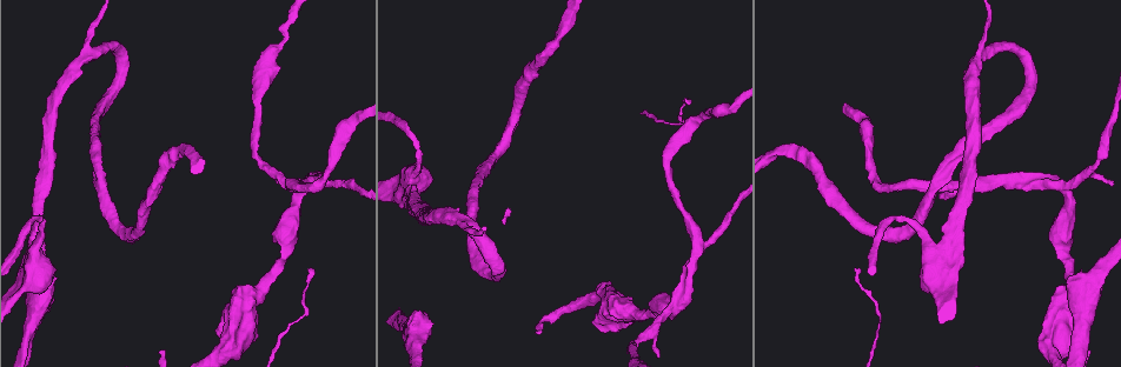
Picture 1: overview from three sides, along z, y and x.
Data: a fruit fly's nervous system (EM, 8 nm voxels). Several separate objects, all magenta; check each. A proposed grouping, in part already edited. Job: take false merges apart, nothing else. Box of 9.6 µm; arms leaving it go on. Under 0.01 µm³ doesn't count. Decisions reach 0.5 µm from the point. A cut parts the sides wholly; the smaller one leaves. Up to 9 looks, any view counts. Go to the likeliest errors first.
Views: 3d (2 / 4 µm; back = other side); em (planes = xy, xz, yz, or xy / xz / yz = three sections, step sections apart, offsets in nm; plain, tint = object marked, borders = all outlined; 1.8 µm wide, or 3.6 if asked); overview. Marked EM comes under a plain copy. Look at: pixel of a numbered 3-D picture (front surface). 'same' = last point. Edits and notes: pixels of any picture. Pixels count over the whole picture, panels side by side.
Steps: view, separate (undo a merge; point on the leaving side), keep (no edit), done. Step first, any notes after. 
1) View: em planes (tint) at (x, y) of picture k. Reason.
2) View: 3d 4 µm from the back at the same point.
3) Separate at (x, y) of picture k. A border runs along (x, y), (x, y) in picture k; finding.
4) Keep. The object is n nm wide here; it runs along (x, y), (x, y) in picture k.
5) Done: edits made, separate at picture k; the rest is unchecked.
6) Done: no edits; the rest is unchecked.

View: 3d 2 µm from the back at (1007, 178) of picture 1. Three-way junction.

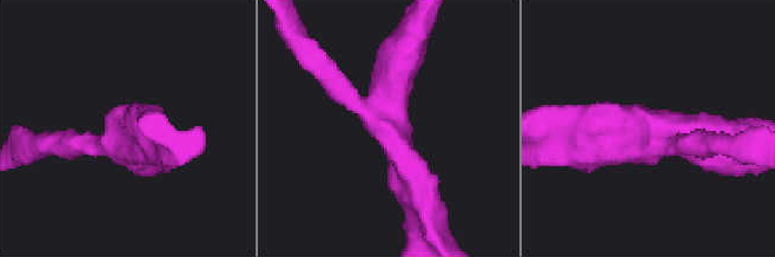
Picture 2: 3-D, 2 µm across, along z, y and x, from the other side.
View: em planes (tint) at (394, 122) of picture 2. 3 arms meet here; the arms are 190, 220, 300 nm wide; need the tissue.

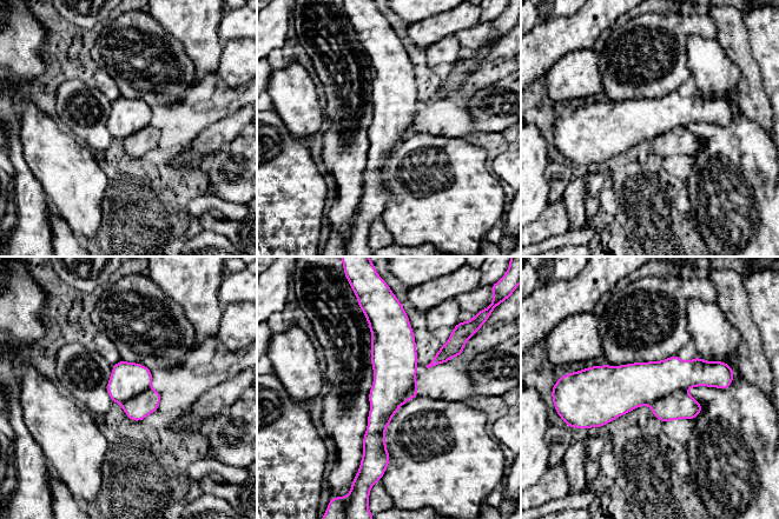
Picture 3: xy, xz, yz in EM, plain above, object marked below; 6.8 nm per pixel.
Separate at (632, 385) of picture 3. The object is 300 nm wide here; a border runs along (685, 390), (675, 390), (648, 405) in picture 3; a second neuron is stuck on.

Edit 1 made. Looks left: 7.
View: em 3.6 µm planes (tint) at (31, 251) of picture 1. Thick turns thin.

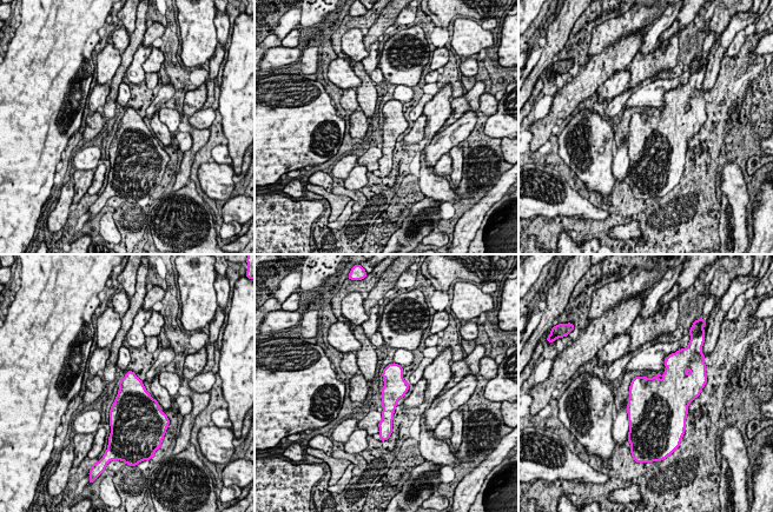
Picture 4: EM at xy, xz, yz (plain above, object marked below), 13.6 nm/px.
Keep. One neuron here.

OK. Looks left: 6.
View: em xz step 4 (tint) at (469, 223) of picture 1. Three arms meet.

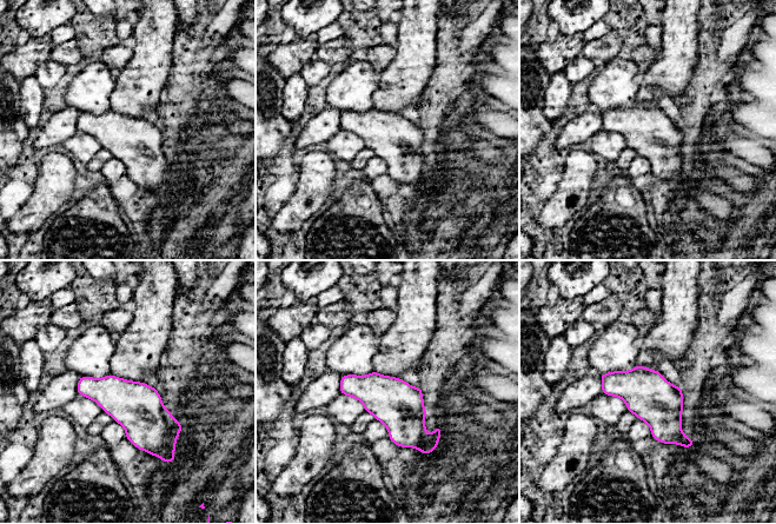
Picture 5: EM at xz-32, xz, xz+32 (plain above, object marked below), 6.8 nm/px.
View: em planes (borders) at the same point. Another direction.

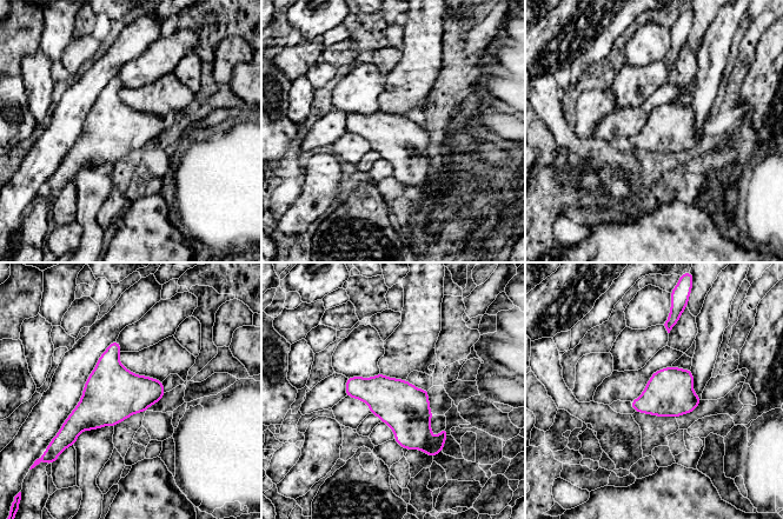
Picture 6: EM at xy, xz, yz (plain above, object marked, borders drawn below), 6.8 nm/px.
Keep. One neuron here.

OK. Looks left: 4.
View: 3d 4 µm at (1085, 324) of picture 1. Thick turns thin.

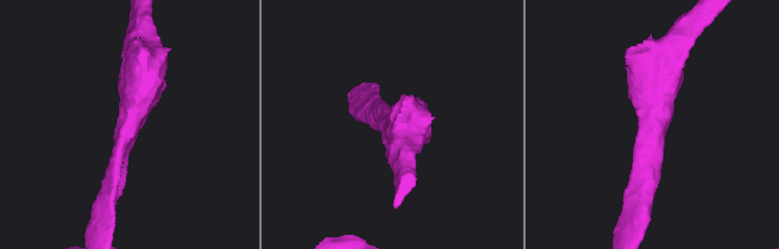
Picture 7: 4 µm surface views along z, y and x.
View: em 3.6 µm xy step 4 (tint) at (652, 129) of picture 7. The arms are 240, 650 nm wide; now the EM.

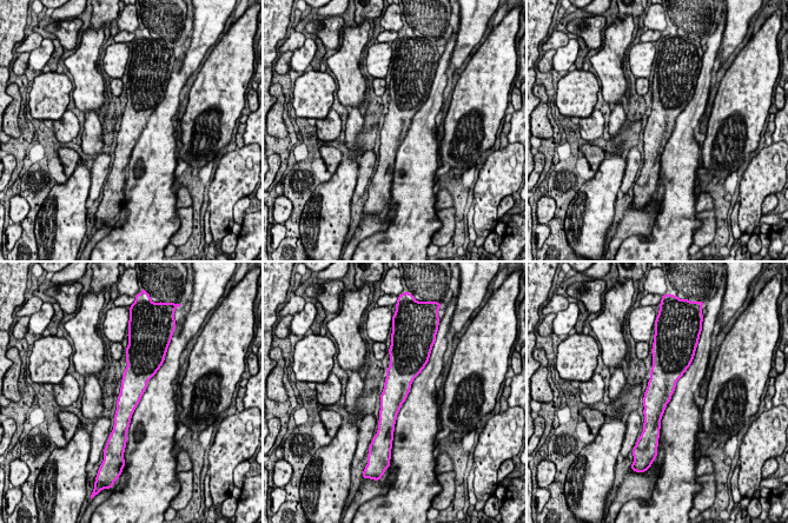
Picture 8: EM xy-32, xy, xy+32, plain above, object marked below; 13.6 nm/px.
Keep. It runs along (130, 359), (132, 390), (124, 426) in picture 8; one neuron here.

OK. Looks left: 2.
Done: edits made, separate at picture 3; the rest is unchecked.

